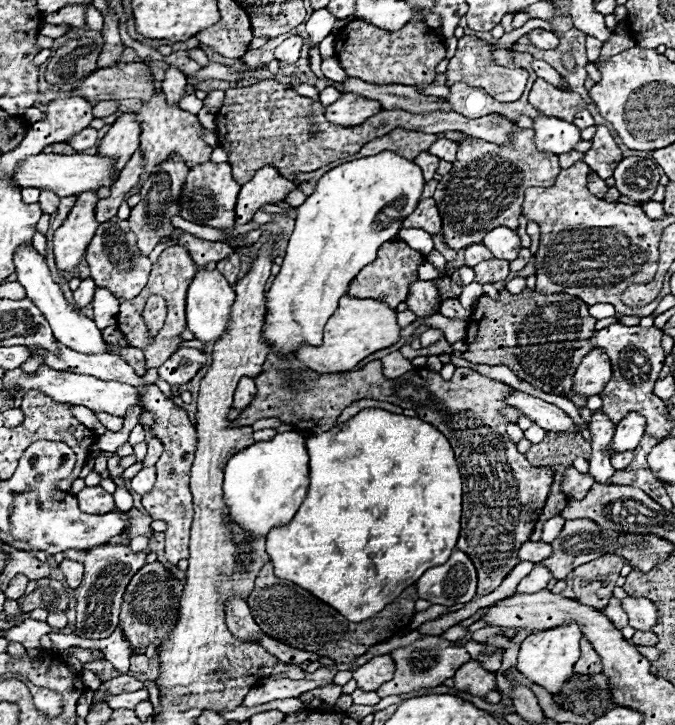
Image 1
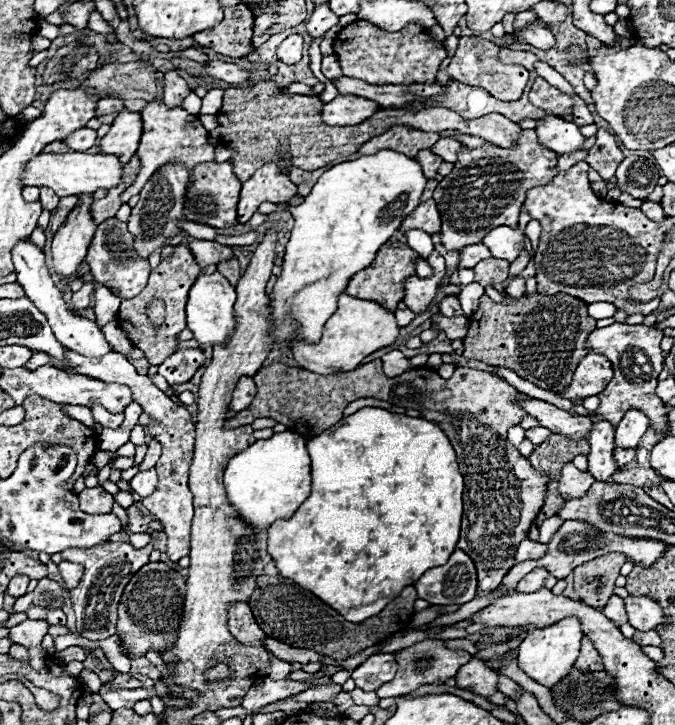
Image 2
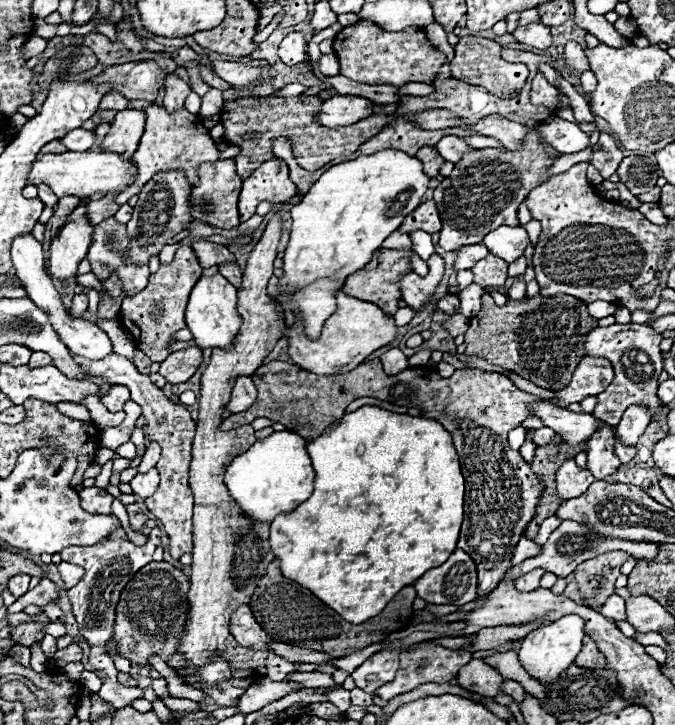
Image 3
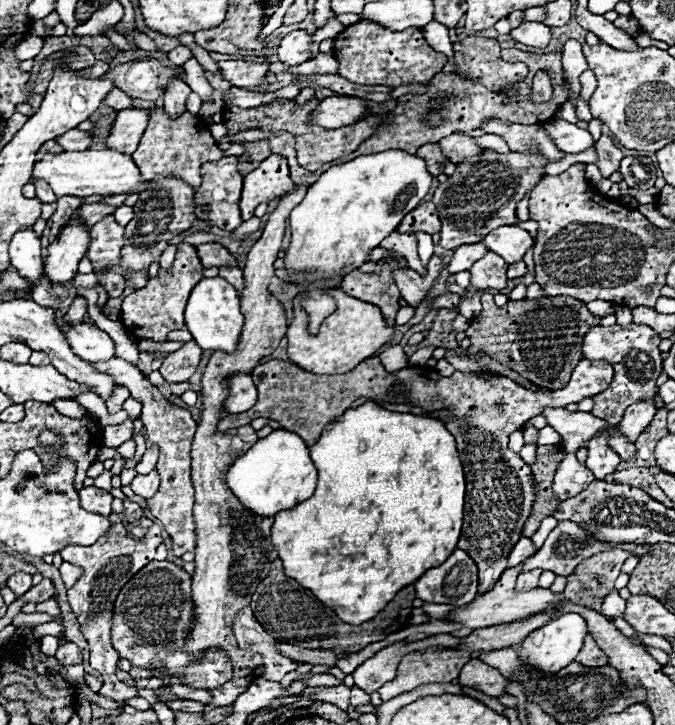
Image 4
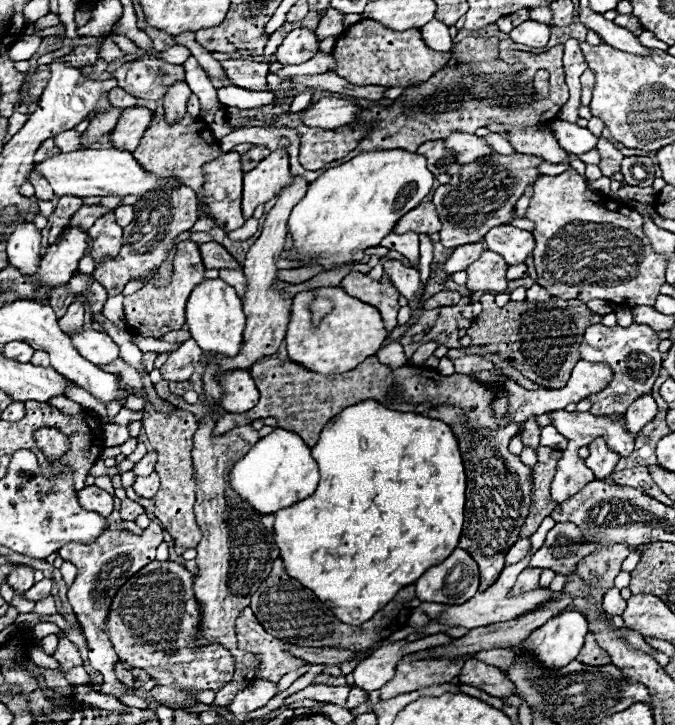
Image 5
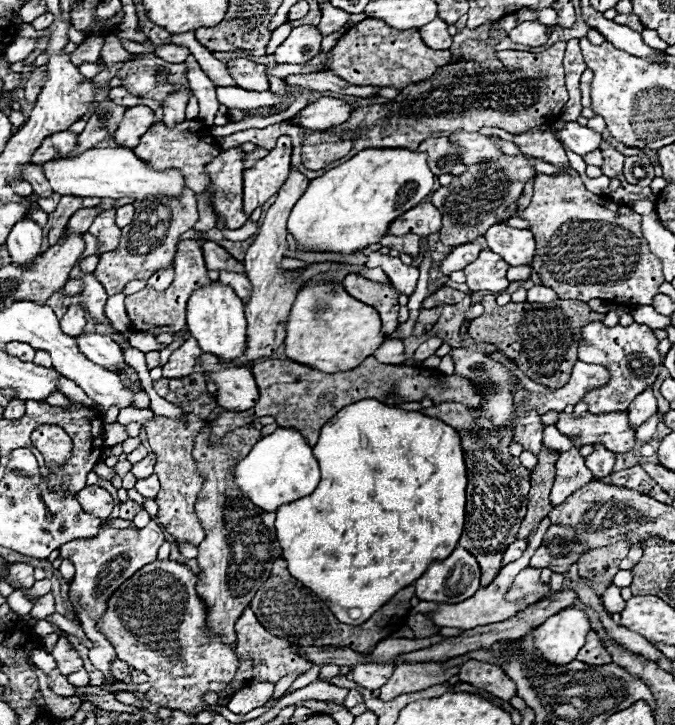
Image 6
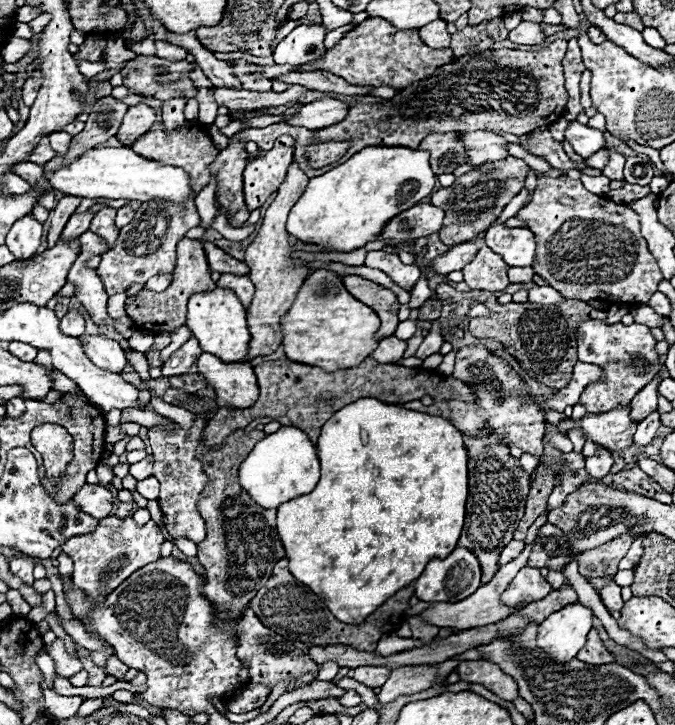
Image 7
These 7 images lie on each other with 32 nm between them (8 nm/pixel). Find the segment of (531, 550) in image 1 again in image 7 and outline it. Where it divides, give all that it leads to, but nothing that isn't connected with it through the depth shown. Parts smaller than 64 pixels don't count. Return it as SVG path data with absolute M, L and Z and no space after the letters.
M512 540L512 544L506 544L504 550L500 552L500 566L508 564L508 560L514 560L520 556L520 552L524 550L524 540Z

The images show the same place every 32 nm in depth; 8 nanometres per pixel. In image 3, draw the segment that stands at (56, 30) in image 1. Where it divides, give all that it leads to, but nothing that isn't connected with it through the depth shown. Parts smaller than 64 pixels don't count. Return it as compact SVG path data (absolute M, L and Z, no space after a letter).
M36 20L32 34L42 36L42 38L54 38L56 36L56 26L54 24L44 24L42 20Z

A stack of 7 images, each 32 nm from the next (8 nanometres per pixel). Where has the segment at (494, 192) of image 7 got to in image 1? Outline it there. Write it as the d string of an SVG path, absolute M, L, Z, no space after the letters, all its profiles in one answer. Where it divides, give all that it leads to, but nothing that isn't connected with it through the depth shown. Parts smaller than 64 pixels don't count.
M514 126L508 146L492 144L478 138L474 142L458 140L456 144L458 152L456 160L452 162L452 170L442 176L432 196L444 220L442 230L446 244L454 250L482 242L482 236L486 236L492 228L498 228L500 224L518 230L524 190L530 186L548 186L560 174L558 156L546 156L536 150L532 128Z

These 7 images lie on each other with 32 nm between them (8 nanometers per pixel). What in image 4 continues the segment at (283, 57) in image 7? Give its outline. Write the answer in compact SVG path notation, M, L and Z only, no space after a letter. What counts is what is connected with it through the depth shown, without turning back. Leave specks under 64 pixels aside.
M294 30L286 34L278 46L278 58L286 66L296 66L312 58L310 54L310 42L312 36L308 36L304 30Z

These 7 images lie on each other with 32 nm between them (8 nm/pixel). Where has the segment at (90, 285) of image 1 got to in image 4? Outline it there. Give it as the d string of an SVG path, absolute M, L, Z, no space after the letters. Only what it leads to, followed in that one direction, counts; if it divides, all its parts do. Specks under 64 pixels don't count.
M76 296L72 306L70 306L70 310L66 312L66 320L68 322L82 322L84 314L86 314L86 306L88 306L86 298L84 296Z

